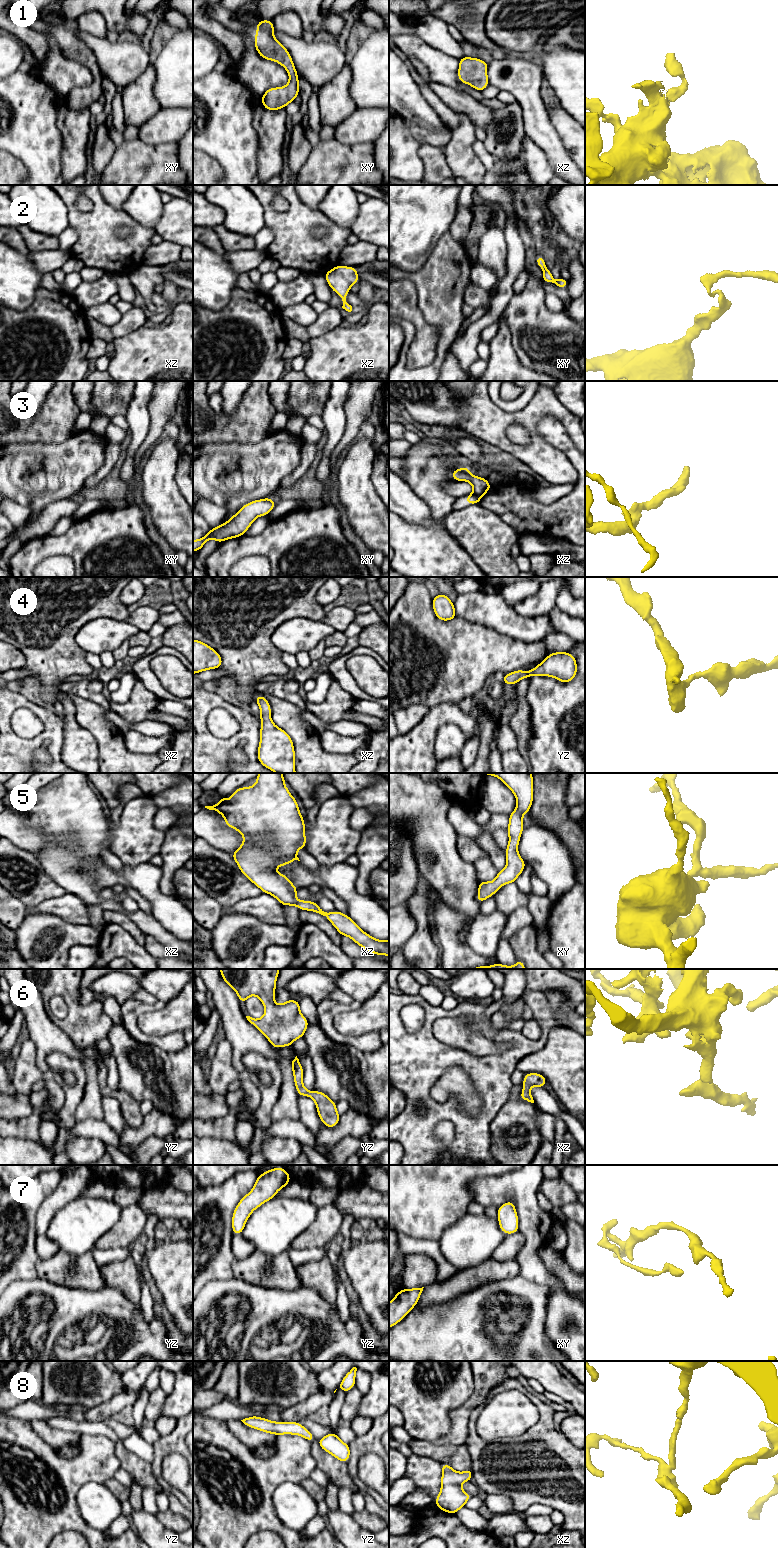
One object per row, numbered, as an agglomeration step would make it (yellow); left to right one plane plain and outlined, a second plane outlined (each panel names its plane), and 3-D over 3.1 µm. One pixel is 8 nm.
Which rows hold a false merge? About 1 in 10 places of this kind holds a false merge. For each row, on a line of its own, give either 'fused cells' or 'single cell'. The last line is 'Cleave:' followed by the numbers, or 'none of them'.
1: single cell
2: single cell
3: single cell
4: single cell
5: single cell
6: single cell
7: single cell
8: single cell
Cleave: none of them

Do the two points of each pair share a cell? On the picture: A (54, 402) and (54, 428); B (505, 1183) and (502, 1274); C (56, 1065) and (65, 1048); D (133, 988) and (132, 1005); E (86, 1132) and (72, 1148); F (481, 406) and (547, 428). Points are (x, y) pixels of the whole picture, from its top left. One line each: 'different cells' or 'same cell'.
A: same cell
B: different cells
C: different cells
D: different cells
E: different cells
F: different cells

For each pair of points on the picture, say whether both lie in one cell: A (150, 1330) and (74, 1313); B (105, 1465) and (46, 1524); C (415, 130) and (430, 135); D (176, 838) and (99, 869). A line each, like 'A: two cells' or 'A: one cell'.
A: one cell
B: one cell
C: one cell
D: two cells

